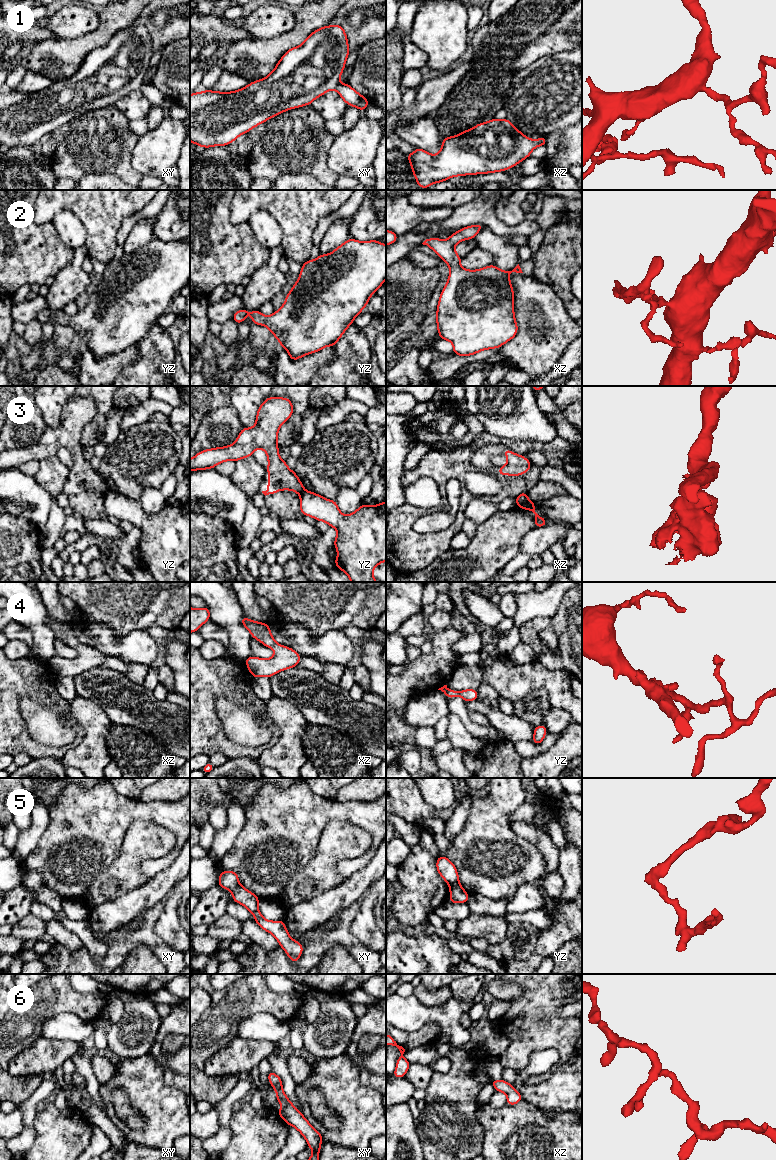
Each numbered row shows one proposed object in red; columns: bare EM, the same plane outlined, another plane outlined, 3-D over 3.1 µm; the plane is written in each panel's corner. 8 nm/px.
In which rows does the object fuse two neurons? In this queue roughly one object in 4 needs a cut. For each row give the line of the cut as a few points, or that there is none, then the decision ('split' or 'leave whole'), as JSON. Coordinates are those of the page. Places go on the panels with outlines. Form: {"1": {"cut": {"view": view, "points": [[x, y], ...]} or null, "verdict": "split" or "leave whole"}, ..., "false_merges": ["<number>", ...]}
{"1": {"cut": null, "verdict": "leave whole"}, "2": {"cut": null, "verdict": "leave whole"}, "3": {"cut": {"view": "xz", "points": [[527, 498], [517, 503]]}, "verdict": "split"}, "4": {"cut": null, "verdict": "leave whole"}, "5": {"cut": {"view": "yz", "points": [[458, 883], [449, 887]]}, "verdict": "split"}, "6": {"cut": null, "verdict": "leave whole"}, "false_merges": ["3", "5"]}

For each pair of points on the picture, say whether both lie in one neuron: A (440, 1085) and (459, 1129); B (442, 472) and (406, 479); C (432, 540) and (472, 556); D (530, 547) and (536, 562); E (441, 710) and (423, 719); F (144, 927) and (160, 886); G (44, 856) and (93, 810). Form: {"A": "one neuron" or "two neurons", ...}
{"A": "one neuron", "B": "one neuron", "C": "two neurons", "D": "two neurons", "E": "one neuron", "F": "two neurons", "G": "one neuron"}

